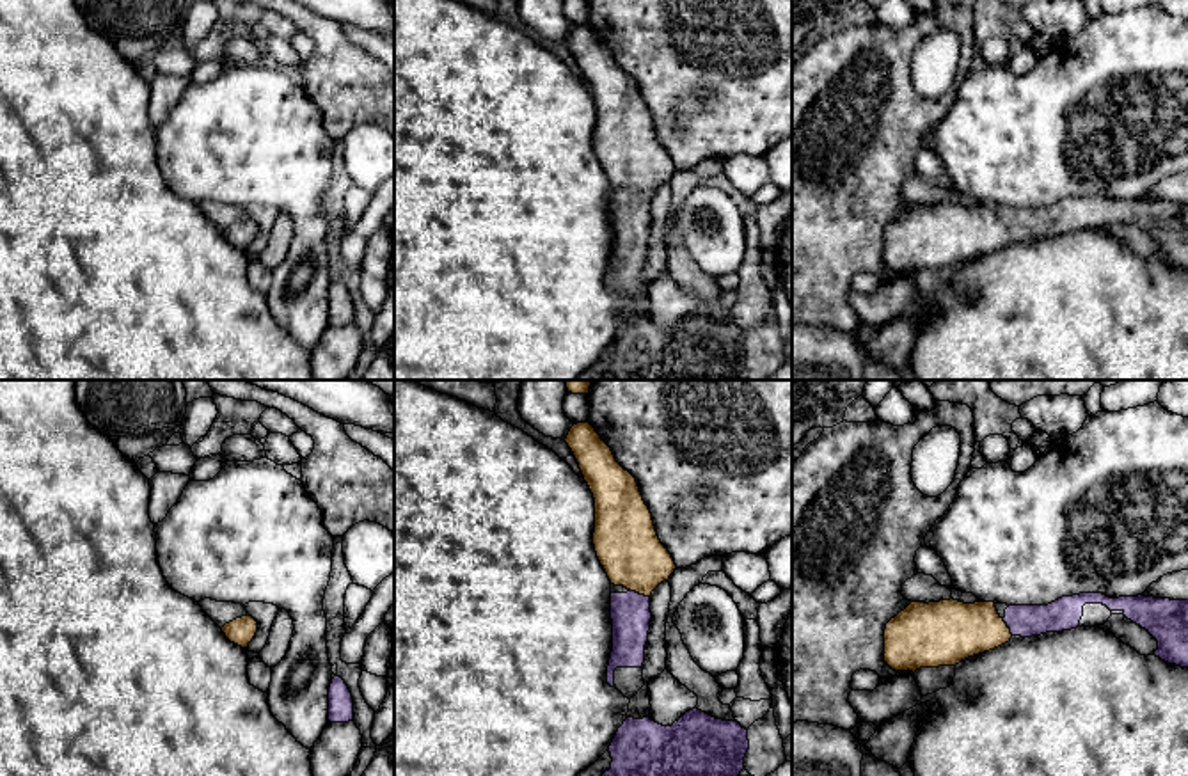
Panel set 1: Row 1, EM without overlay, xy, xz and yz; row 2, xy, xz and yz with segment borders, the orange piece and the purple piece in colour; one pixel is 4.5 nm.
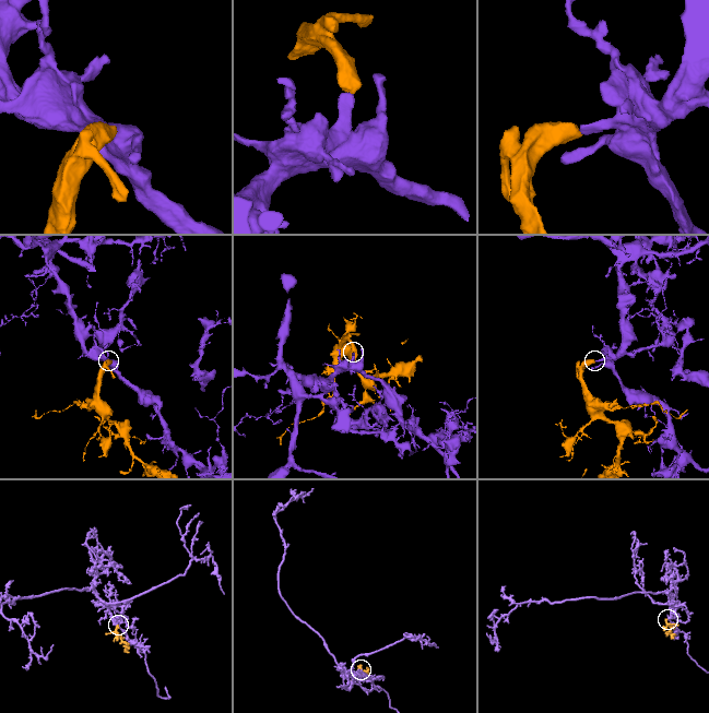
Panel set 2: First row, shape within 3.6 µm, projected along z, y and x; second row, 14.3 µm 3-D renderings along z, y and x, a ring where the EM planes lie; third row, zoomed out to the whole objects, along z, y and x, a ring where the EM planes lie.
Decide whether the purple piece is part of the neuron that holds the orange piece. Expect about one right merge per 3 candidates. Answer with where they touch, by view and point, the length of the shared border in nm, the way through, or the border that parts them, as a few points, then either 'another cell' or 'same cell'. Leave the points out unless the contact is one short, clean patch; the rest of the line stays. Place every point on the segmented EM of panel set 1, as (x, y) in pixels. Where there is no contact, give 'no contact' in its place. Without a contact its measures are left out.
xz (640, 593) | 90 nm | across xz (625, 540), (640, 563), (640, 593), (631, 615) | same cell

